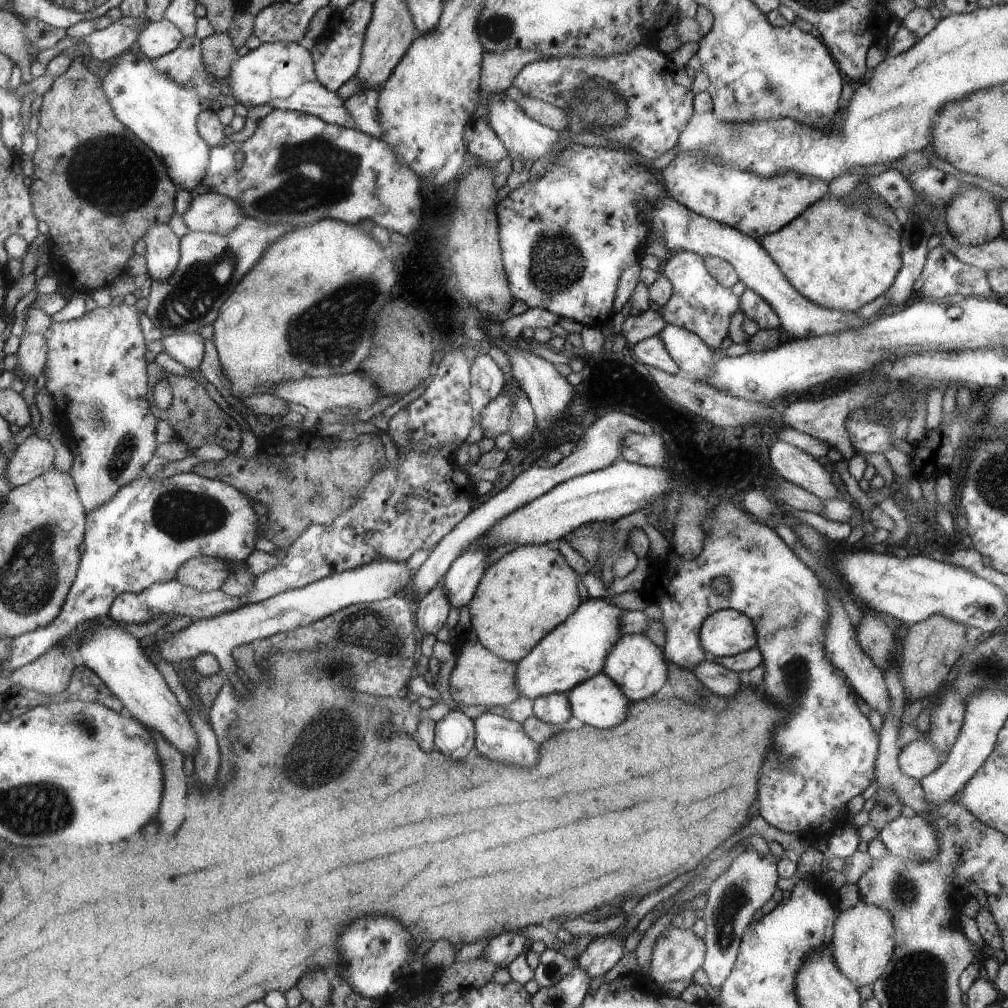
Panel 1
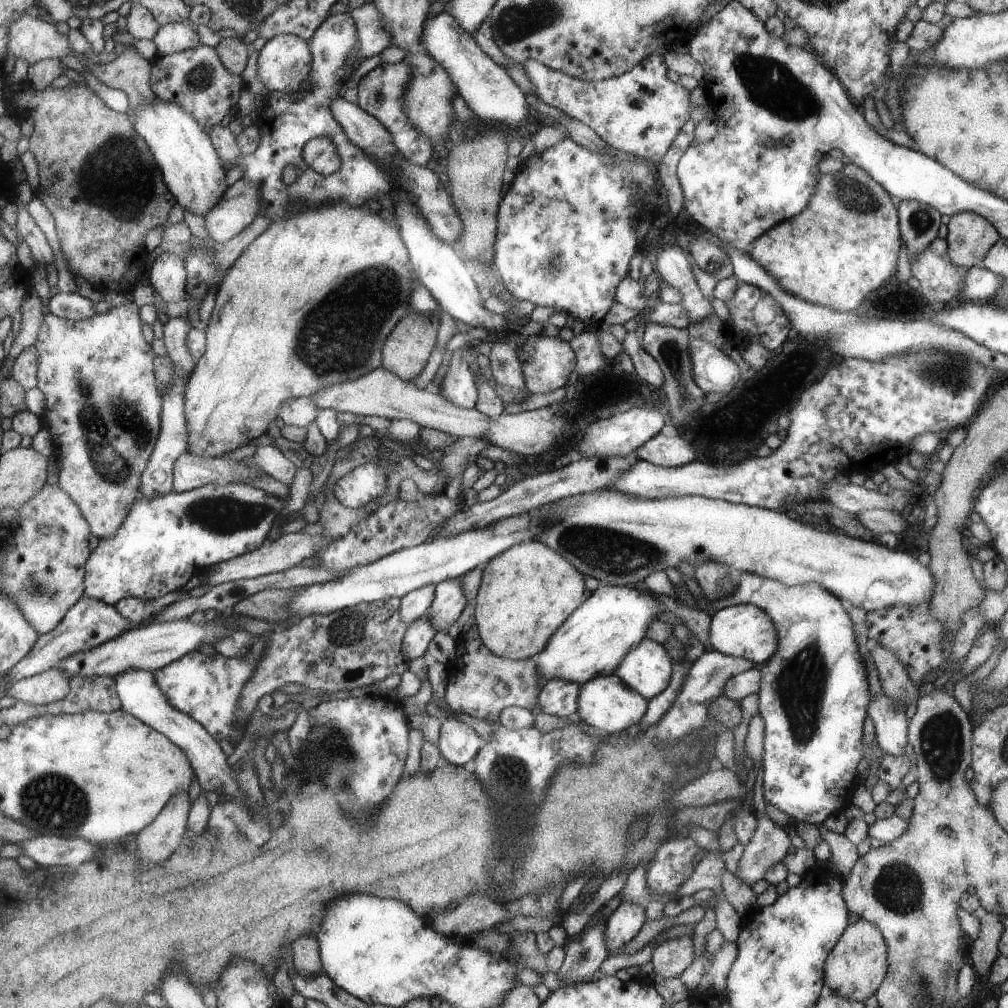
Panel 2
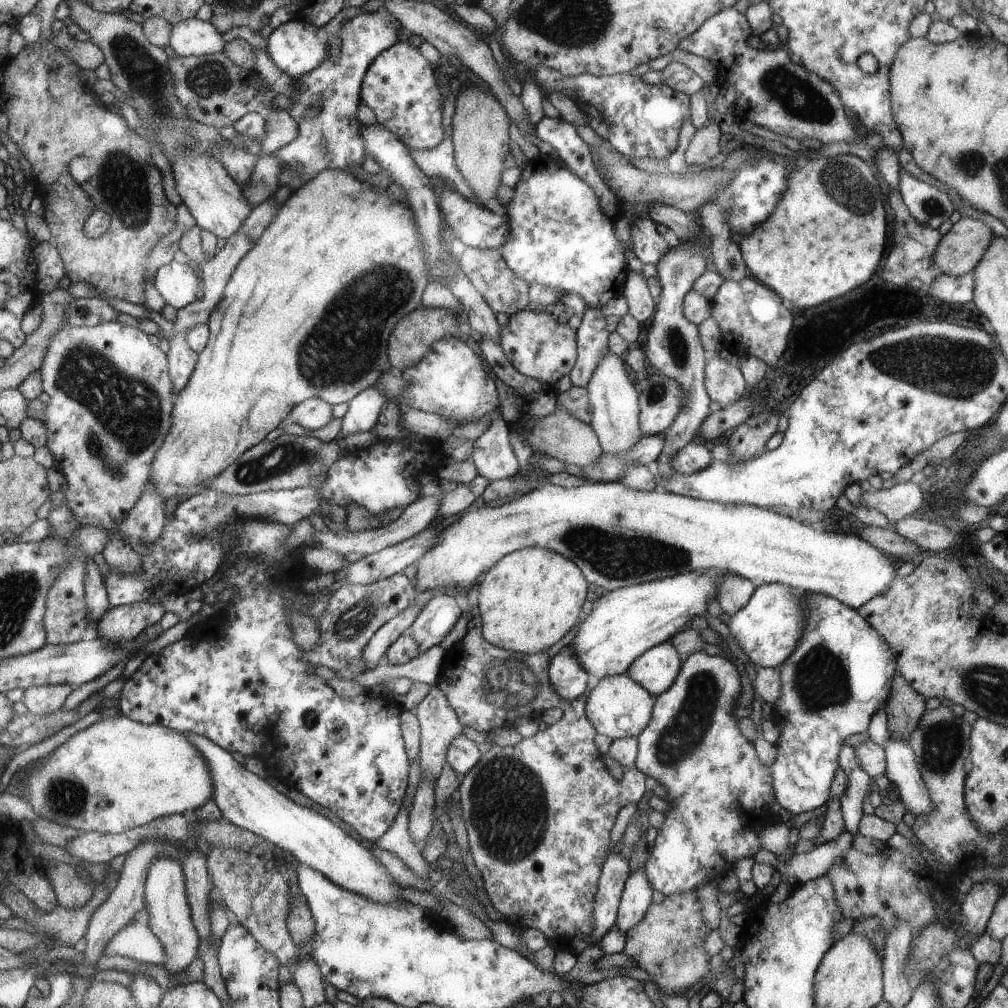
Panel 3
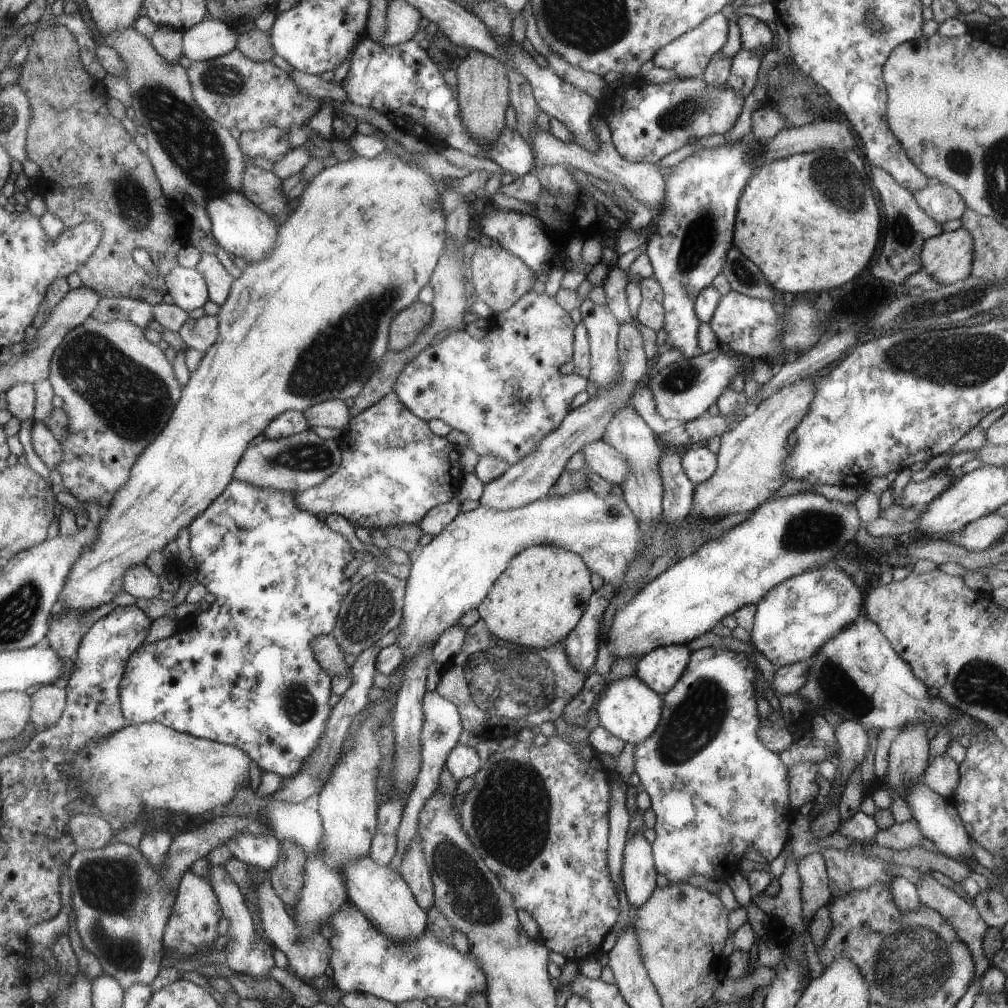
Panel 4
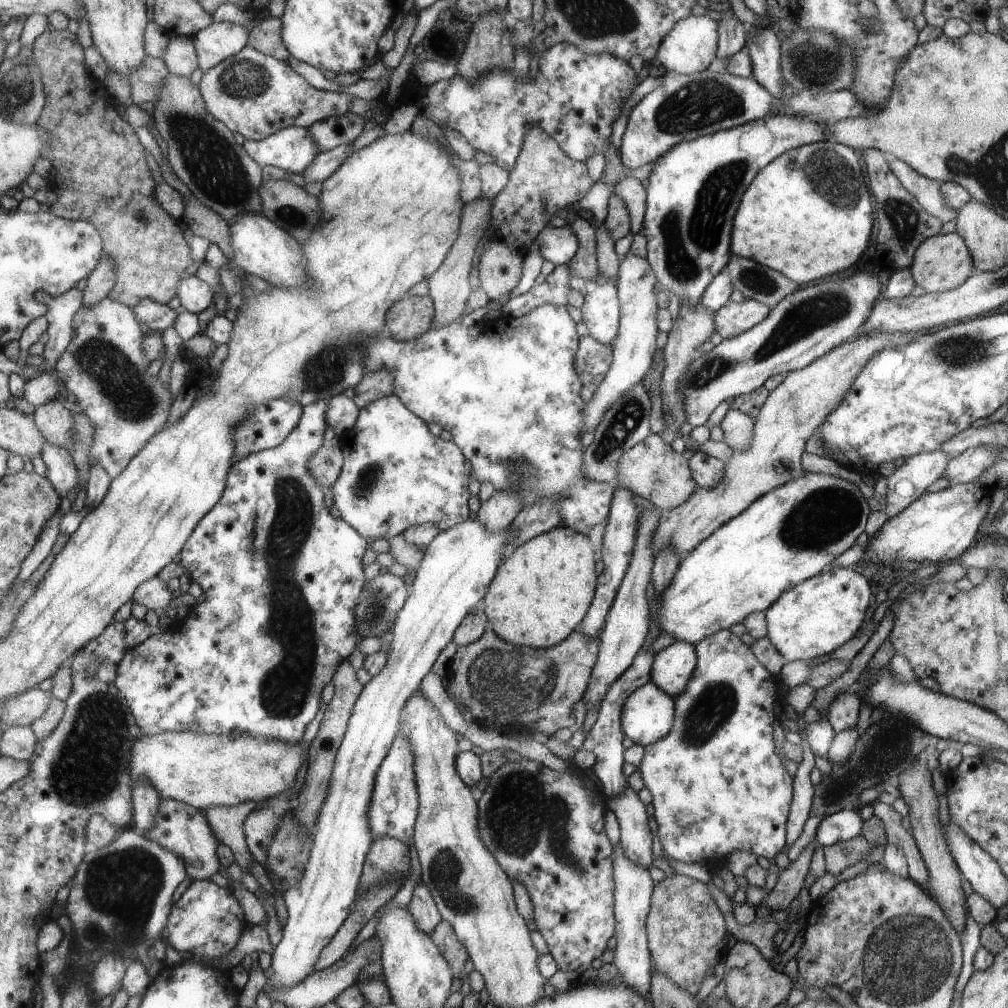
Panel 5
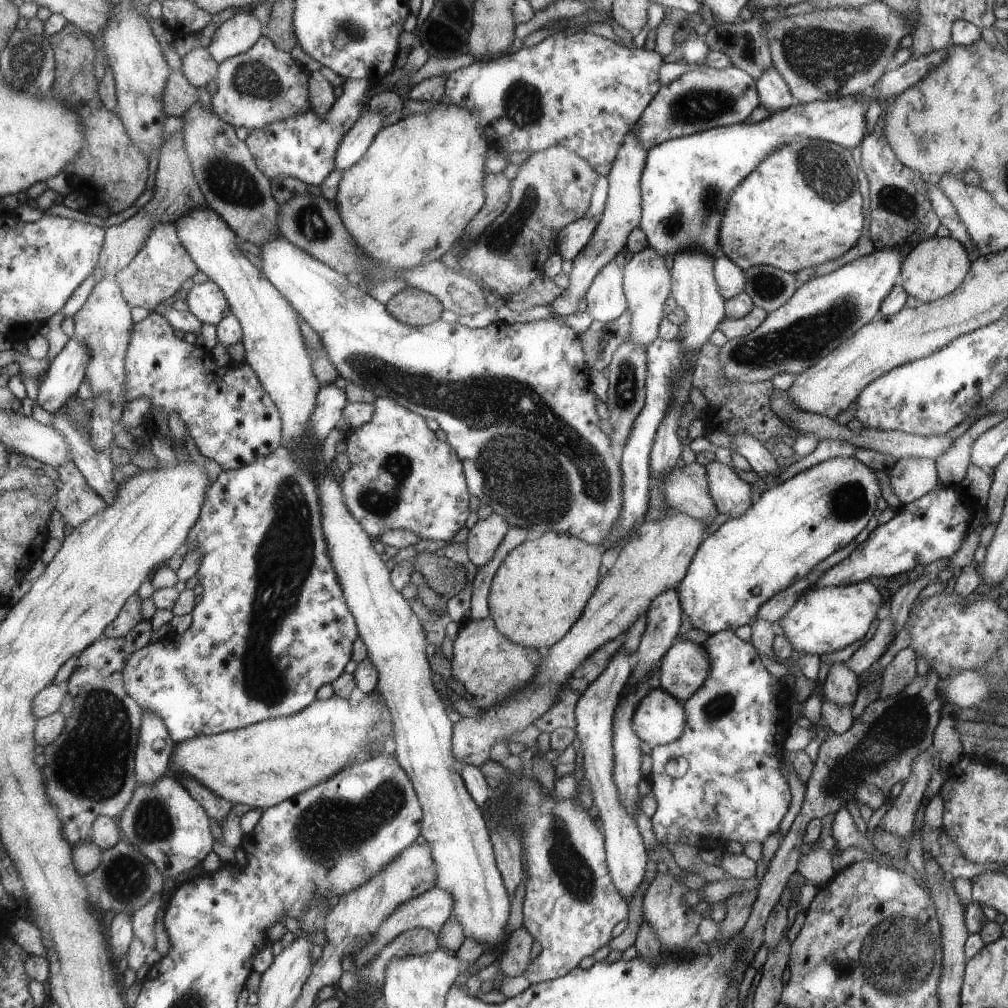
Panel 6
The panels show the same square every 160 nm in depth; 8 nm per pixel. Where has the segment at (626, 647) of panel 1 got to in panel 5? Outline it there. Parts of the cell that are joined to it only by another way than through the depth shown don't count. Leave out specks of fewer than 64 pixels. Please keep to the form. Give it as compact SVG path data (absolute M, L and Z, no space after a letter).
M677 641L655 654L651 681L676 698L690 684L697 664L697 648L686 641Z

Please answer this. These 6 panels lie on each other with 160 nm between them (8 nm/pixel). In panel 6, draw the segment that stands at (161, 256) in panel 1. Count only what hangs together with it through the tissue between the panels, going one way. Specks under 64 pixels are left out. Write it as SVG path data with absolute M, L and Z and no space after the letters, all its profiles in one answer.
M214 281L188 284L188 311L204 324L217 324L231 312L229 301L222 288Z

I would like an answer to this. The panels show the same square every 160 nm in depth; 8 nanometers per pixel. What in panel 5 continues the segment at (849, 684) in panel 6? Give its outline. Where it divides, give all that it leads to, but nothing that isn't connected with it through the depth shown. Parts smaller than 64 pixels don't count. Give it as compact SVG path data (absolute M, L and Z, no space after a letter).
M852 690L838 694L827 708L830 724L839 733L850 727L856 727L859 721L861 698Z

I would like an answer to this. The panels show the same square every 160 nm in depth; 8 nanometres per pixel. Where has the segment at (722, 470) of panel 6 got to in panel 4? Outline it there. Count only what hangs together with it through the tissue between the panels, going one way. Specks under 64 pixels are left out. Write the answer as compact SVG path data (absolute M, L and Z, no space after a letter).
M698 444L682 450L681 465L686 476L694 485L708 480L717 472L717 455L706 445Z

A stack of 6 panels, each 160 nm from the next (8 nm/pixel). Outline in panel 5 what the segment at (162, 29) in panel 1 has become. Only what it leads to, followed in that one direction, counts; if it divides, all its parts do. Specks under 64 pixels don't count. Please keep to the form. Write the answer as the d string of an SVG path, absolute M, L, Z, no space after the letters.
M213 22L197 32L194 41L199 58L199 68L205 73L219 62L240 52L249 41L250 28L241 24Z

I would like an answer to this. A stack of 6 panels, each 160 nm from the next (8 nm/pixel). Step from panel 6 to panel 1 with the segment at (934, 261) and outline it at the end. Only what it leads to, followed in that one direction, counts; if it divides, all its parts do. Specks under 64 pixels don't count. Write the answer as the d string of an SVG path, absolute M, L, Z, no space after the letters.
M971 186L970 189L953 197L946 206L943 228L961 245L976 246L998 238L1004 230L999 217L997 200L994 194L980 187Z

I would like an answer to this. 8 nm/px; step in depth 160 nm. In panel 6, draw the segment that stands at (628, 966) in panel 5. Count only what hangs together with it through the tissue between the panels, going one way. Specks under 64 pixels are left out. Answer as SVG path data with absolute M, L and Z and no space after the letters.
M622 646L613 656L605 672L581 696L576 706L577 726L583 757L584 782L588 793L592 793L593 805L598 808L598 818L606 837L606 860L609 872L622 896L632 899L634 892L644 880L648 854L635 818L621 803L613 777L615 754L613 751L613 716L619 699L633 674L633 657L625 653Z

